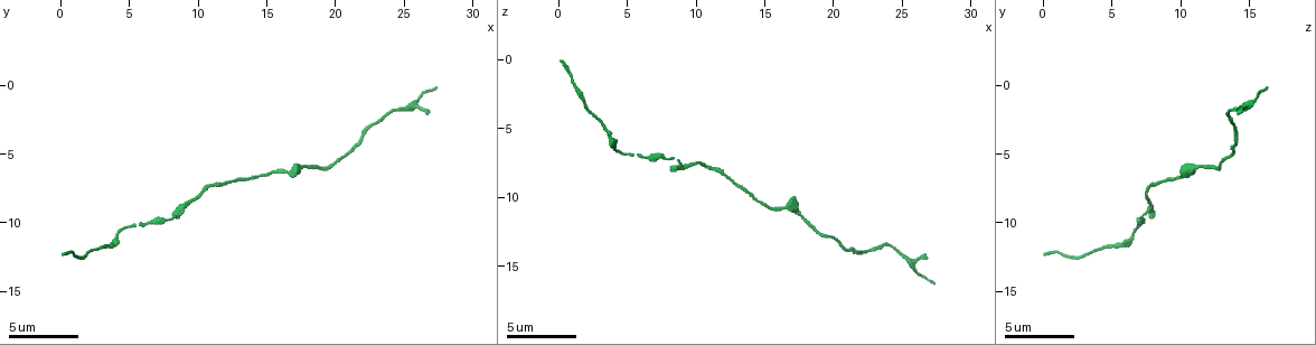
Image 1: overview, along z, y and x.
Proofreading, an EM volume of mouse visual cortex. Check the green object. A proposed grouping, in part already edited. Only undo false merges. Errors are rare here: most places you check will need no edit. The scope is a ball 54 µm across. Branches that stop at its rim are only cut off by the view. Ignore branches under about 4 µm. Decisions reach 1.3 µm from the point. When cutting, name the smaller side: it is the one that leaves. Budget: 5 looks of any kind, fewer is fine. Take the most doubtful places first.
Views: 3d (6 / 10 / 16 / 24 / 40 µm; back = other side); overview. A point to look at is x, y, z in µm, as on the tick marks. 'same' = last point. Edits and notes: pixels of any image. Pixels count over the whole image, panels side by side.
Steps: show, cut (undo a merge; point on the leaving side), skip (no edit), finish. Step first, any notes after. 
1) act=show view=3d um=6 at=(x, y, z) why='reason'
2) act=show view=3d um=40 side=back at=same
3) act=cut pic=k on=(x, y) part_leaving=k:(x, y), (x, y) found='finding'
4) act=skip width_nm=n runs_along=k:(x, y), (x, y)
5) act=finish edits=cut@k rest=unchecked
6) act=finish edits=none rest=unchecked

act=show view=3d um=10 at=(18.2, 6.0, 11.8) why='calibre changes'

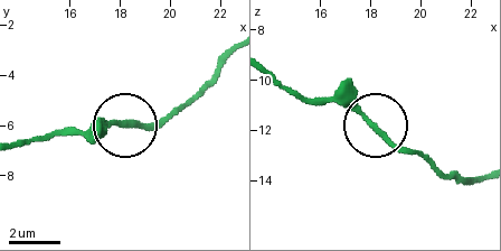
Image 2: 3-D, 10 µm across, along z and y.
act=skip width_nm=220 runs_along=2:(268, 70), (294, 91), (346, 100), (434, 170) found='continuous, no second neuron'

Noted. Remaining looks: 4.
act=show view=3d um=6 at=(8.2, 9.6, 7.2) why='narrows sharply'

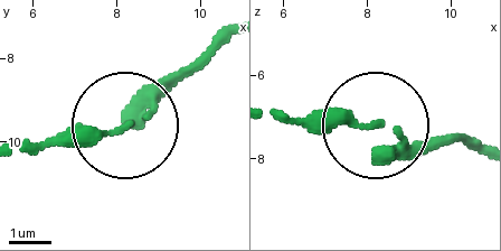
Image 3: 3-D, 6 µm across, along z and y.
act=show view=3d um=6 side=back at=(8.25, 9.65, 7.15) why='from behind'

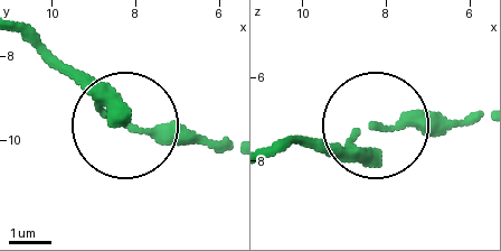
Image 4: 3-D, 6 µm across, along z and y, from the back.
act=skip runs_along=4:(276, 156), (348, 141), (383, 120), (479, 120) found='one neuron here'

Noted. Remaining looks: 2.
act=show view=3d um=10 at=(13.0, 6.8, 9.2)

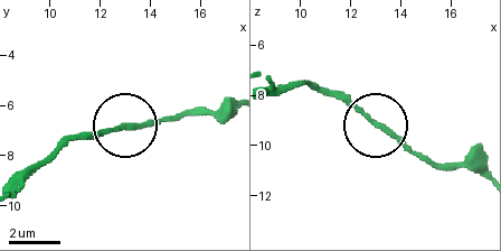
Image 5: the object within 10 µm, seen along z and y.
act=show view=3d um=6 at=(12.9, 6.9, 9.0)

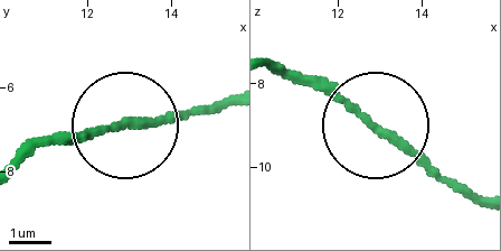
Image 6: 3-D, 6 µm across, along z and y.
act=skip runs_along=6:(126, 120), (208, 110) found='all the same neuron'

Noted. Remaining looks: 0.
act=finish edits=none rest=unchecked

